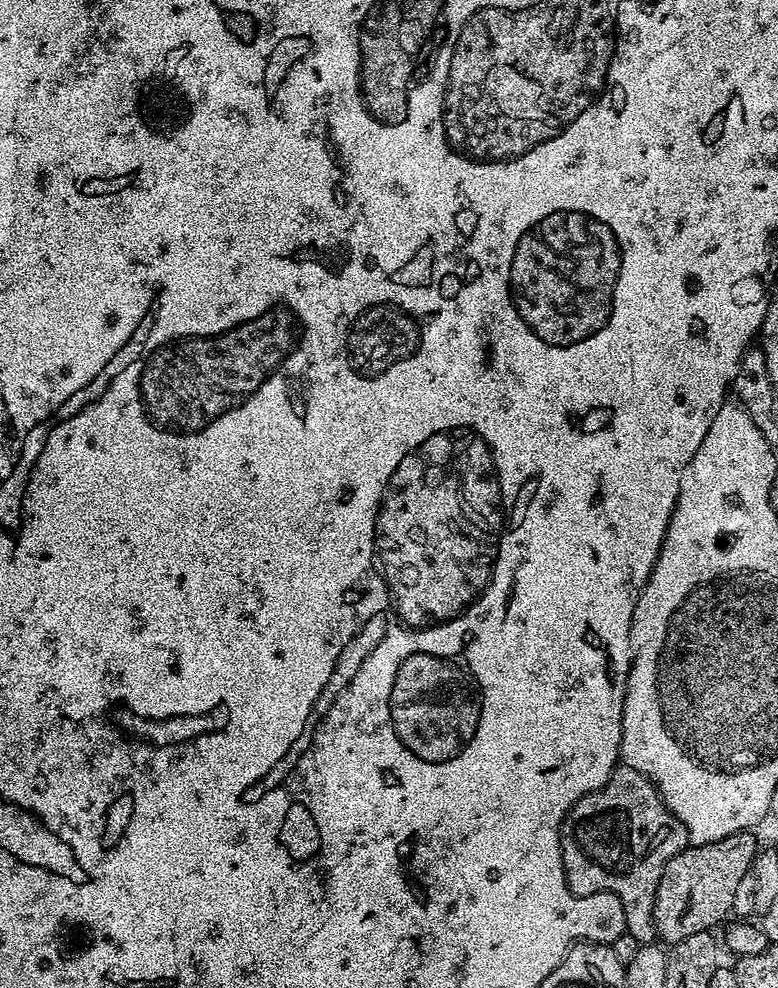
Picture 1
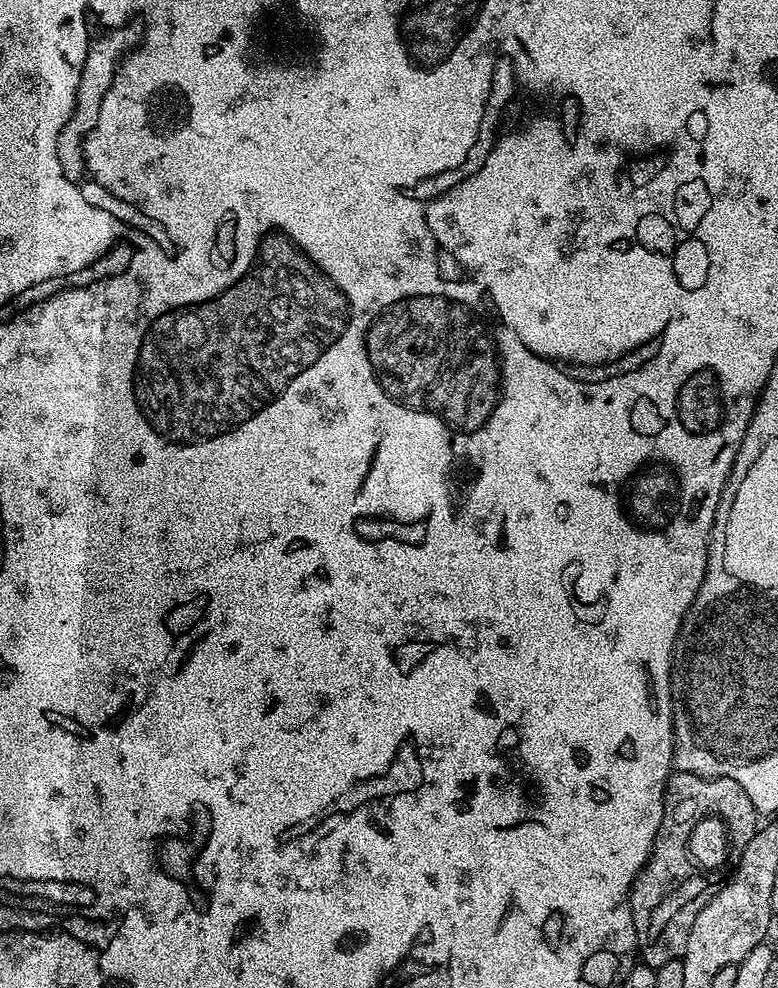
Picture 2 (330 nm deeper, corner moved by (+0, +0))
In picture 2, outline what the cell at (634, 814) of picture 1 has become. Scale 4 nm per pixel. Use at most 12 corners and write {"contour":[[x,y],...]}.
{"contour":[[673,771],[630,897],[638,956],[683,957],[717,881],[692,827],[724,821],[746,850],[758,813],[734,778]]}

